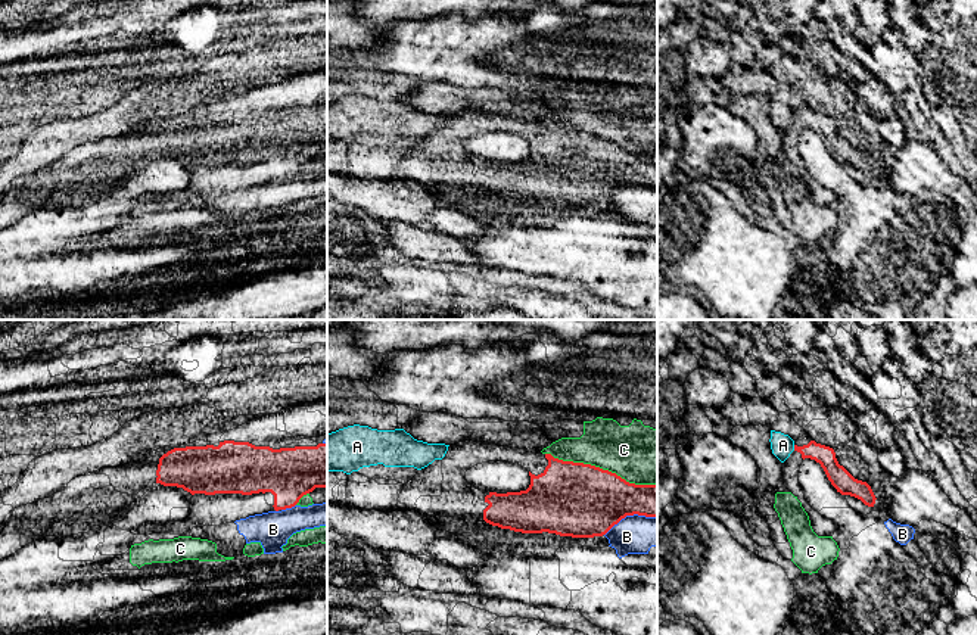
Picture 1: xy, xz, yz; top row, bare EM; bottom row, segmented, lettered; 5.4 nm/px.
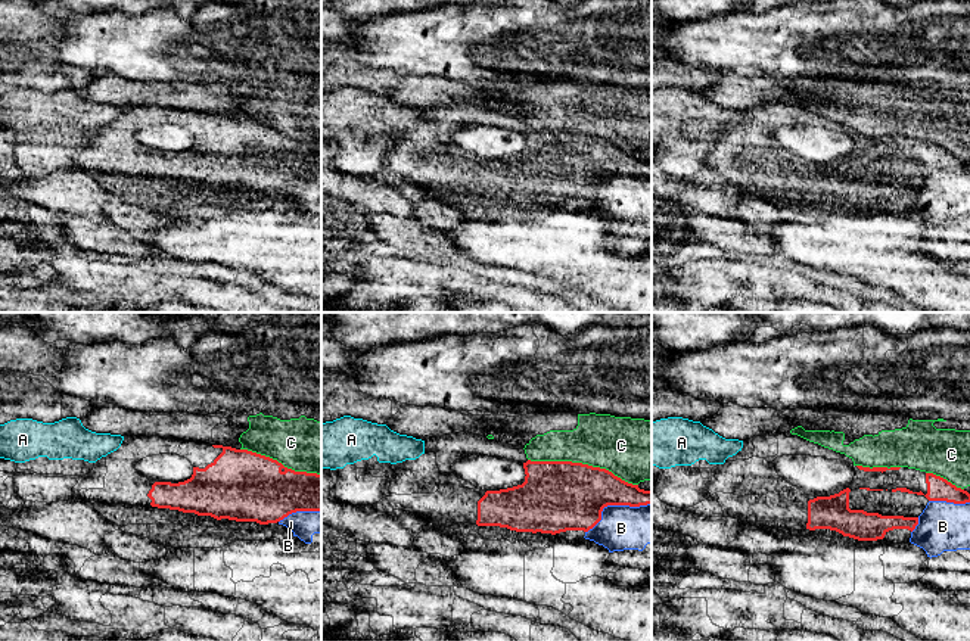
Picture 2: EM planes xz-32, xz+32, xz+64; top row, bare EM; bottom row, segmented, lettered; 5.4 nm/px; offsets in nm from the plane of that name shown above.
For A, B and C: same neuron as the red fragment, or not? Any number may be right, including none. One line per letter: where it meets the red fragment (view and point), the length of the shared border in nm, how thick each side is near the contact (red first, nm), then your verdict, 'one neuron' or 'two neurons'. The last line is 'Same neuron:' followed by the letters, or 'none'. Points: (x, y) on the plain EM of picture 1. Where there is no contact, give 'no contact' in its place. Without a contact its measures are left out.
A: contact yz (795, 118); length 30 nm; calibres 110 and 120 nm; two neurons
B: contact xz (629, 184); length 300 nm; calibres 400 and 220 nm; two neurons
C: contact xz (601, 139); length 650 nm; calibres 400 and 320 nm; two neurons
Same neuron: none

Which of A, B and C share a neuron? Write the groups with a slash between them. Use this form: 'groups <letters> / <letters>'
groups A / B / C

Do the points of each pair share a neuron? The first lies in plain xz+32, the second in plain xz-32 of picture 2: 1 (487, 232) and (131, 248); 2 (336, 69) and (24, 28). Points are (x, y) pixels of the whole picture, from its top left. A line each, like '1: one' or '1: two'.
1: two
2: two

